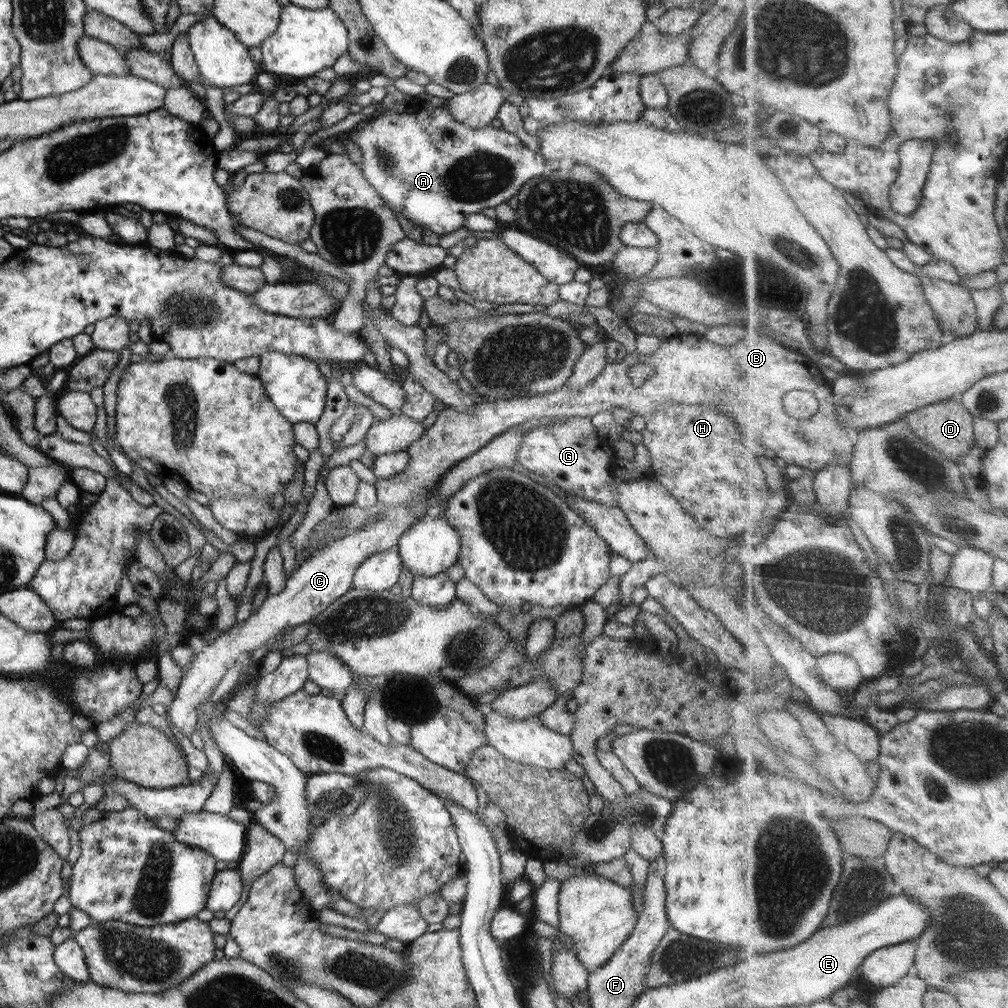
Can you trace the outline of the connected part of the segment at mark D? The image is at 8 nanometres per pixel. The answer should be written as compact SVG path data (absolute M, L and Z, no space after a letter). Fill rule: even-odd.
M950 399L938 404L926 406L908 414L907 418L910 418L910 420L908 420L910 428L912 428L920 438L939 448L948 455L950 460L954 460L954 462L962 466L964 464L964 454L968 454L974 444L978 445L975 428L976 416L965 409L959 400Z

